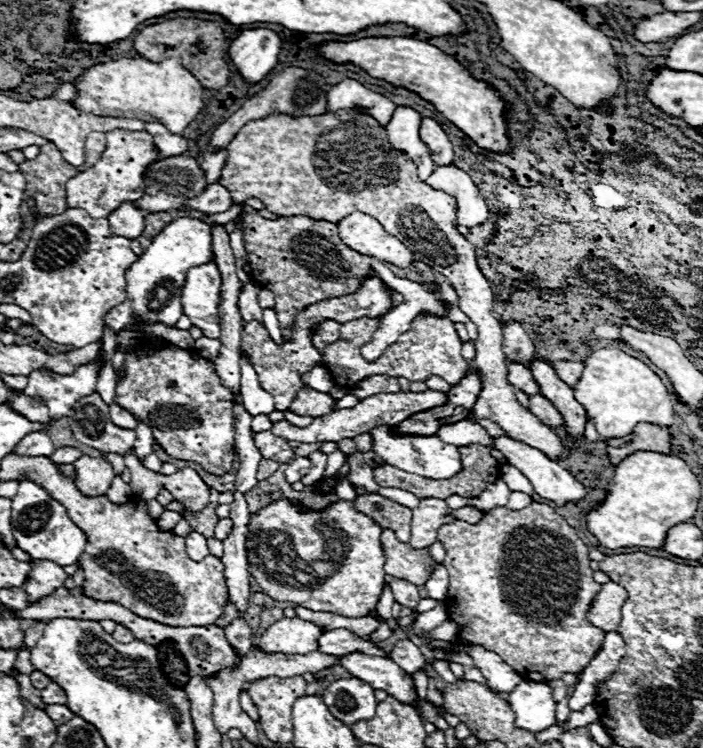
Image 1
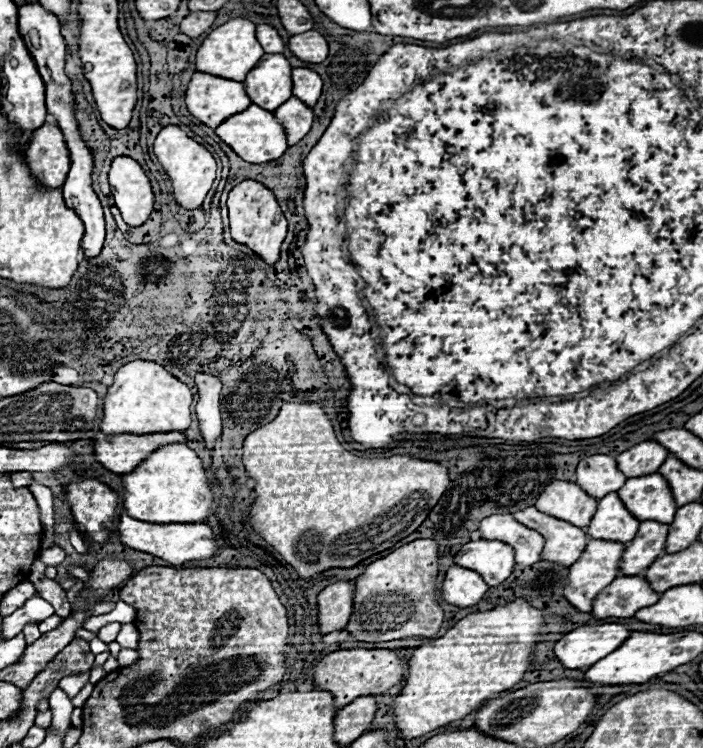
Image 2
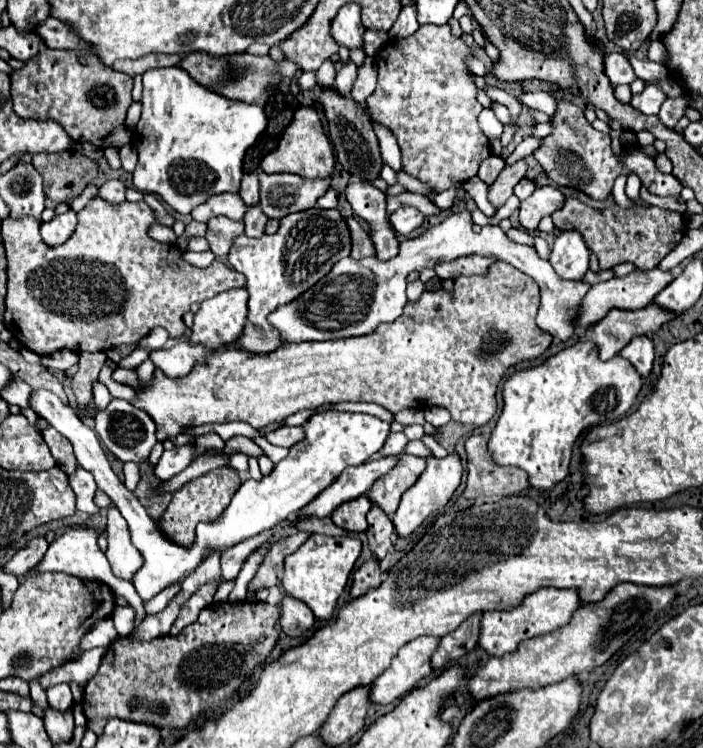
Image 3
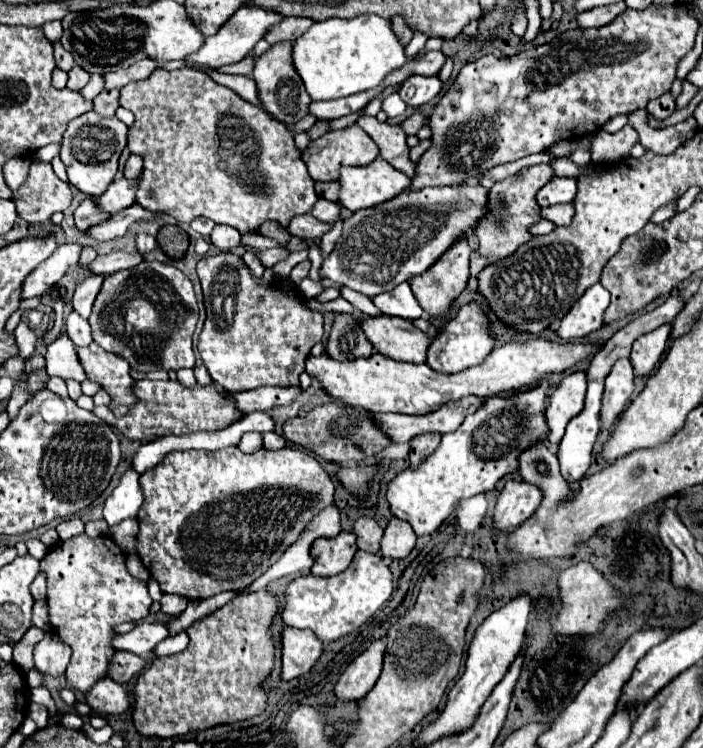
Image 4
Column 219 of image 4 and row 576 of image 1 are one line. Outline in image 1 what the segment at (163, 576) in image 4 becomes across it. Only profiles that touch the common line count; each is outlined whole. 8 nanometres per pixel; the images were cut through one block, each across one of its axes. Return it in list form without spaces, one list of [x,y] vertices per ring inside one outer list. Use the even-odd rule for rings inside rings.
[[[532,502],[524,510],[500,506],[486,512],[478,524],[462,520],[444,524],[438,530],[438,540],[446,548],[442,564],[450,572],[450,586],[444,602],[448,618],[458,626],[458,640],[496,652],[530,682],[550,682],[560,680],[562,674],[580,674],[598,654],[604,632],[586,620],[586,612],[602,586],[594,582],[588,546],[552,506],[542,502]]]

